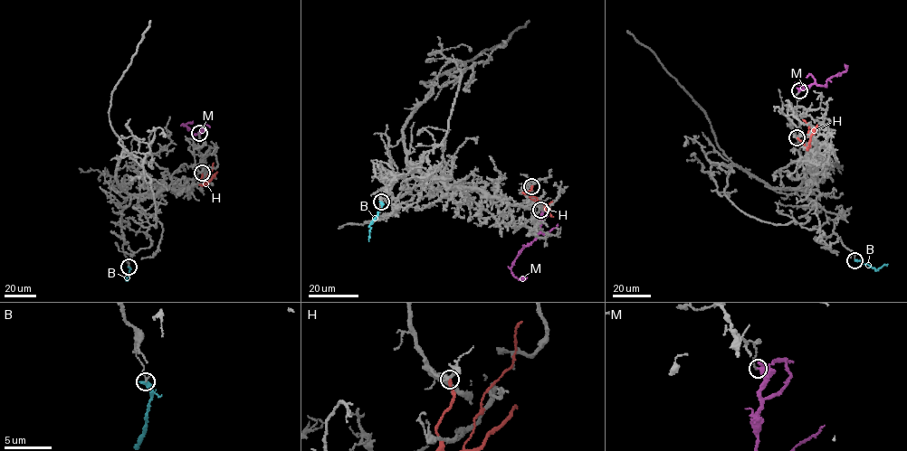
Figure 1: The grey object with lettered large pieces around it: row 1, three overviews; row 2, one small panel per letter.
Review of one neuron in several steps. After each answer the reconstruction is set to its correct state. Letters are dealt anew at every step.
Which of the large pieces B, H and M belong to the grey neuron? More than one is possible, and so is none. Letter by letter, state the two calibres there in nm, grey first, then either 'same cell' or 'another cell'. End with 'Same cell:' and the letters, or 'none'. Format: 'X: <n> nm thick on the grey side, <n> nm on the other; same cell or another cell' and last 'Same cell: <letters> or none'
B: 150 nm thick on the grey side, 400 nm on the other; another cell
H: 200 nm thick on the grey side, 260 nm on the other; another cell
M: 170 nm thick on the grey side, 550 nm on the other; another cell
Same cell: none

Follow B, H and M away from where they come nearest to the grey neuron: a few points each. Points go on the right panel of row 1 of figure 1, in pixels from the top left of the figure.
B: (854, 259), (876, 269), (887, 266)
H: (797, 137), (807, 149), (808, 125), (802, 119)
M: (799, 90), (814, 83), (825, 85), (826, 79), (846, 70), (844, 64)

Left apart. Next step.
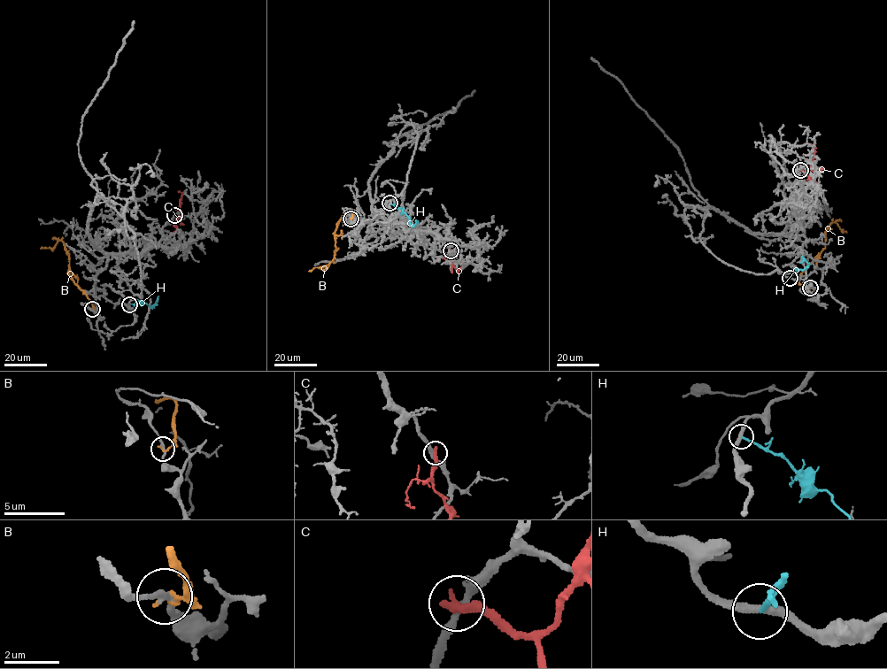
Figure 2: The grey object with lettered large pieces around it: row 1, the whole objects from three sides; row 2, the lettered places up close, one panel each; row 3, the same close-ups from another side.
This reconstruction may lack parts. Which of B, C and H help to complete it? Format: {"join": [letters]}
{"join": []}

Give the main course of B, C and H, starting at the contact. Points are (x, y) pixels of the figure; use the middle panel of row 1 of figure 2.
B: (350, 219), (351, 210), (343, 215), (338, 223), (334, 233), (337, 249), (330, 263), (308, 271)
C: (450, 250), (456, 270), (460, 269), (458, 260)
H: (390, 203), (404, 212), (412, 225), (416, 223), (414, 218)

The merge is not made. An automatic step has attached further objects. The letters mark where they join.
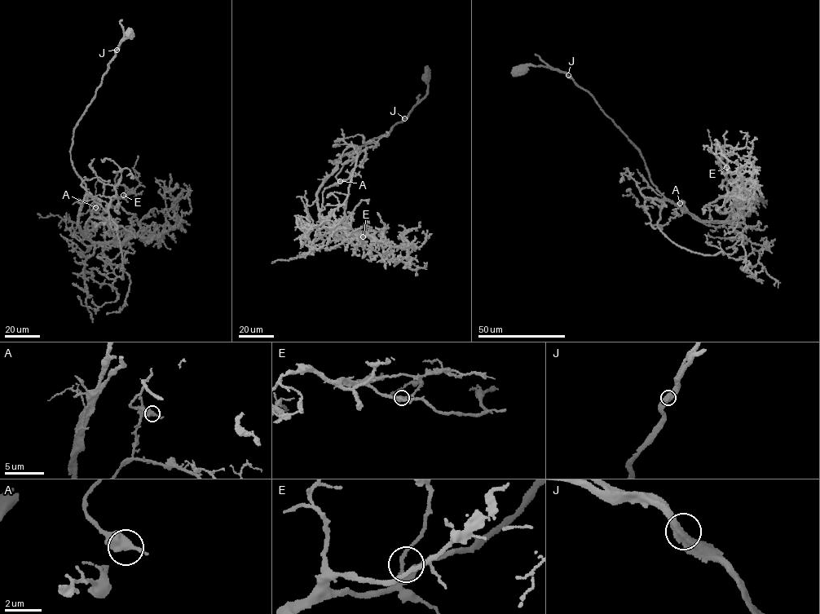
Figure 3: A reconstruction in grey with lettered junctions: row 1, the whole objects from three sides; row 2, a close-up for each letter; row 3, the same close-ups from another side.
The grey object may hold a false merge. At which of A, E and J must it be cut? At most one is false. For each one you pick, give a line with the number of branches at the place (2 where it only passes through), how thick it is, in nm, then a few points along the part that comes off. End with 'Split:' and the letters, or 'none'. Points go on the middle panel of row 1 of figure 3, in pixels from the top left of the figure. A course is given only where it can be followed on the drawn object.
J: 2 branches meet; 500 nm thick; foreign part runs (404, 118), (420, 94)
Split: J

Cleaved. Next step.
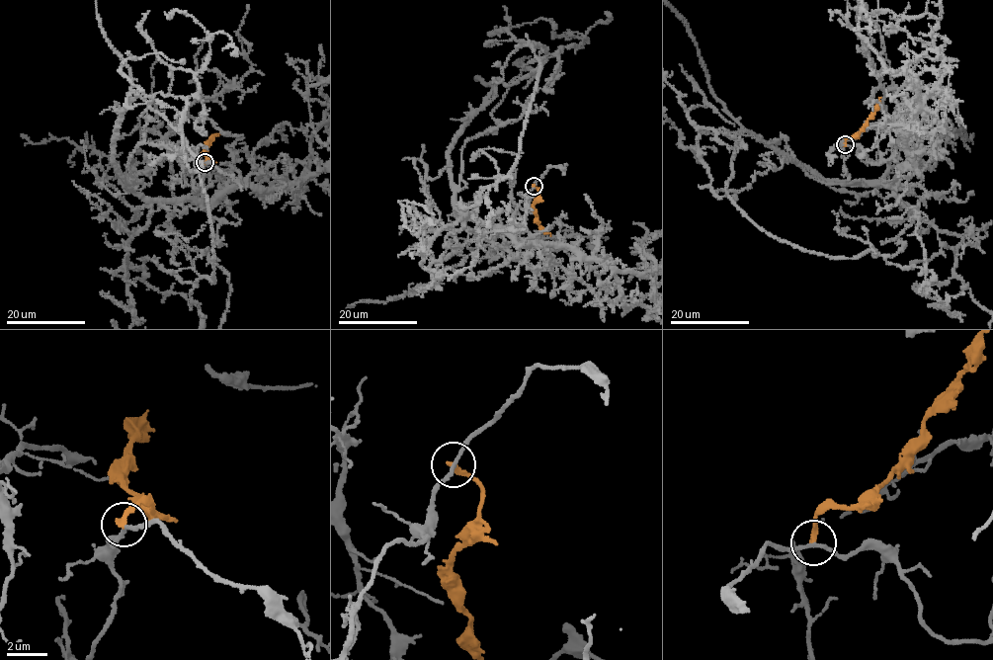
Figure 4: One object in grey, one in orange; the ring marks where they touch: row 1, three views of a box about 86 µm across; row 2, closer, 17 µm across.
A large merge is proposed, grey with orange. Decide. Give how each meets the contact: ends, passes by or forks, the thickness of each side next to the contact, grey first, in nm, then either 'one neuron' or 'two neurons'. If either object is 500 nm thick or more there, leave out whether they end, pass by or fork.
grey passes by; orange ends there; 180 nm thick on the grey side, 240 nm on the other; two neurons

